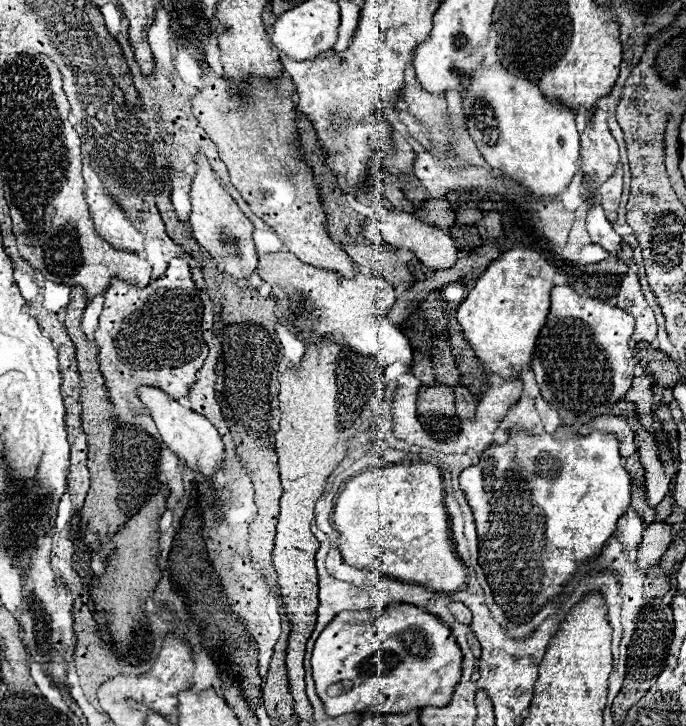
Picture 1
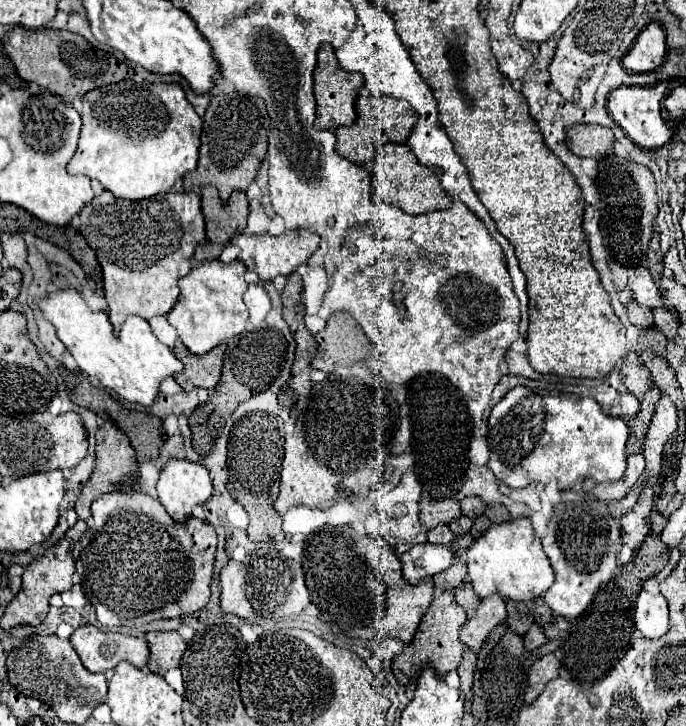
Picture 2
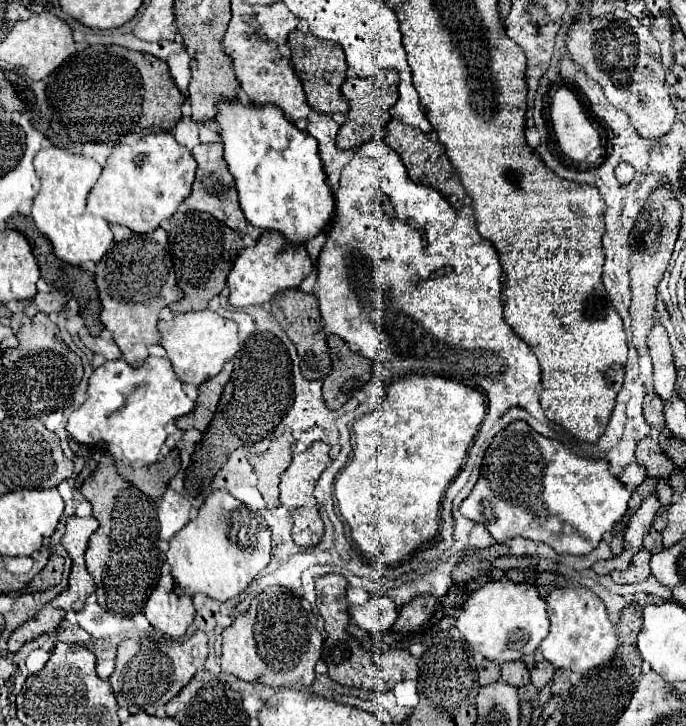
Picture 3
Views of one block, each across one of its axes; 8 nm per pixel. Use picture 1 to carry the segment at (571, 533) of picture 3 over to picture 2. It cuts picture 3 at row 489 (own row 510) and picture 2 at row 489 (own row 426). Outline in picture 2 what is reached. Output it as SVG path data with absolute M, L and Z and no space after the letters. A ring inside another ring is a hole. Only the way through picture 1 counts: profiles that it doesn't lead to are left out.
M516 386L488 416L488 468L510 488L558 480L560 490L572 490L584 478L592 478L596 484L616 482L626 470L626 440L626 422L602 414L594 398L556 396Z

